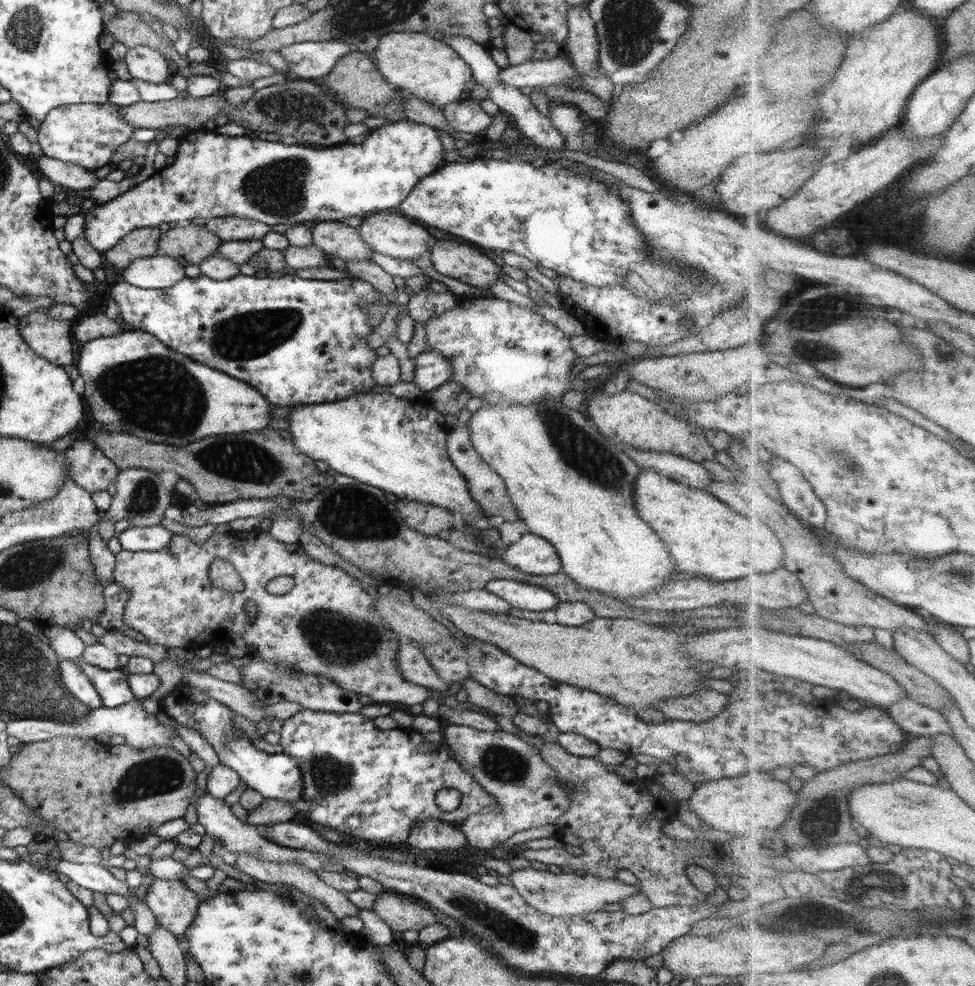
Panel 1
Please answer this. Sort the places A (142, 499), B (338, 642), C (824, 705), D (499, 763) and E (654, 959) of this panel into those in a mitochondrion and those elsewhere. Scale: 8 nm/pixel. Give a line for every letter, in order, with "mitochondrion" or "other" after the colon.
A: mitochondrion
B: mitochondrion
C: other
D: mitochondrion
E: other

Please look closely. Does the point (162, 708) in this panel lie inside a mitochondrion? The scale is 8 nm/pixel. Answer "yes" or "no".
no

